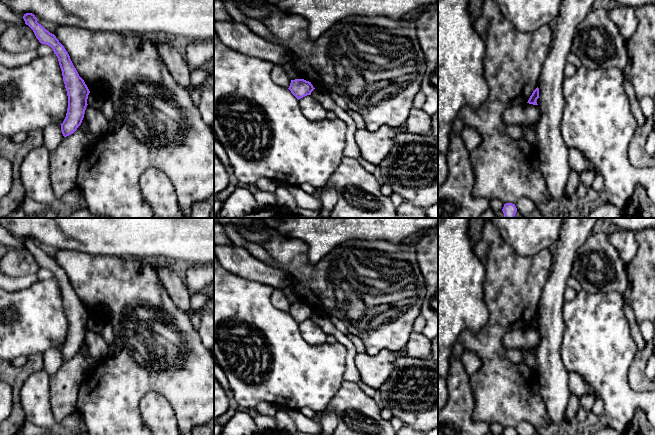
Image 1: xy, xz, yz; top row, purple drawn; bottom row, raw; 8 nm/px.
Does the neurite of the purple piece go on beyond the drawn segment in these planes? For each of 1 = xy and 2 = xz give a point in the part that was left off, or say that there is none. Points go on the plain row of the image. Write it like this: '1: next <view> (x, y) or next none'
1: next none
2: next none

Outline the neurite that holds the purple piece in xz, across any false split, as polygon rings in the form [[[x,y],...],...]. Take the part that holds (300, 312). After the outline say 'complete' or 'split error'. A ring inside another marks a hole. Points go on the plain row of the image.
[[[295,303],[295,304],[291,304],[288,313],[299,324],[307,319],[311,319],[311,316],[315,312],[309,305],[306,305],[304,303]]]; complete

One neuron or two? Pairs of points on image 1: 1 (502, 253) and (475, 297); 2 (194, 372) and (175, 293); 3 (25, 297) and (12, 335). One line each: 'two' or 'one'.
1: two
2: two
3: one

